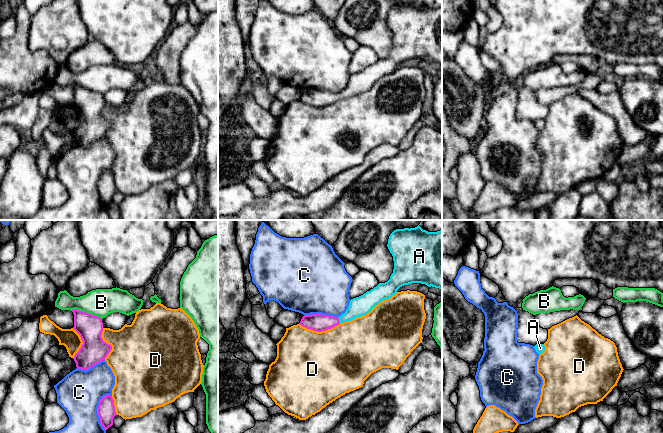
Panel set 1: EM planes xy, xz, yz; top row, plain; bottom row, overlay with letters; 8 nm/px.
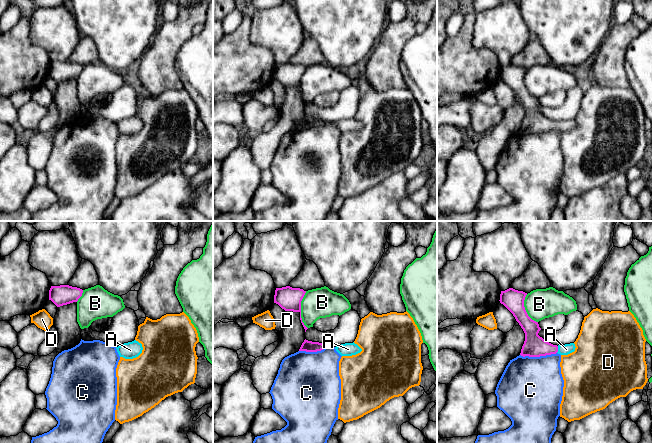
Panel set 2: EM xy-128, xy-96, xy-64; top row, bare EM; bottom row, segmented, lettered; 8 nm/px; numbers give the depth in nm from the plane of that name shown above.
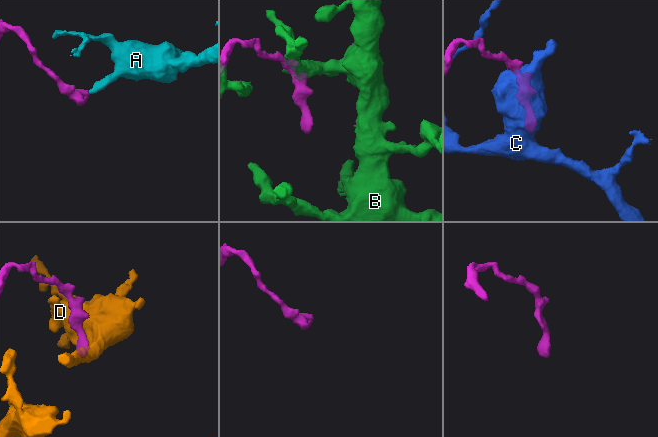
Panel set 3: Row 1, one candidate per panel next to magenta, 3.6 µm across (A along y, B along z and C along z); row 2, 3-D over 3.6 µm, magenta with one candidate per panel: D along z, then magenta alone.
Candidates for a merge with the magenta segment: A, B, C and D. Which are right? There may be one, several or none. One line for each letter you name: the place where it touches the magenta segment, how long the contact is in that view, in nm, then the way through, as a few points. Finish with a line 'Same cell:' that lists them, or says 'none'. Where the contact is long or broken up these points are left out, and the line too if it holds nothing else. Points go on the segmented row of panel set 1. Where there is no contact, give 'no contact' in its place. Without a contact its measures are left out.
A: meets magenta in xz at (338, 320); contact 50 nm long; runs through xz (317, 322), (338, 320), (362, 305)
Same cell: A

